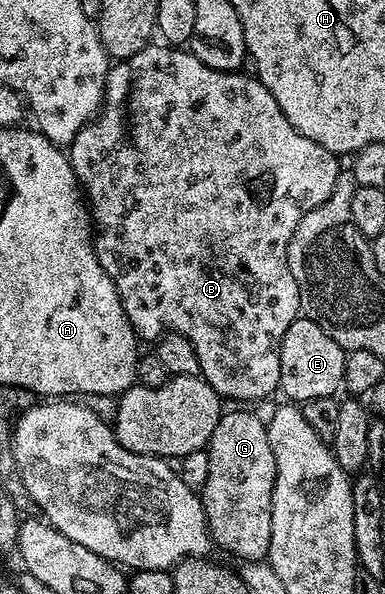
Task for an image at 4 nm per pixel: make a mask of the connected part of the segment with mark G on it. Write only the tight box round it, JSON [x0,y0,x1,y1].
[200,409,276,562]

